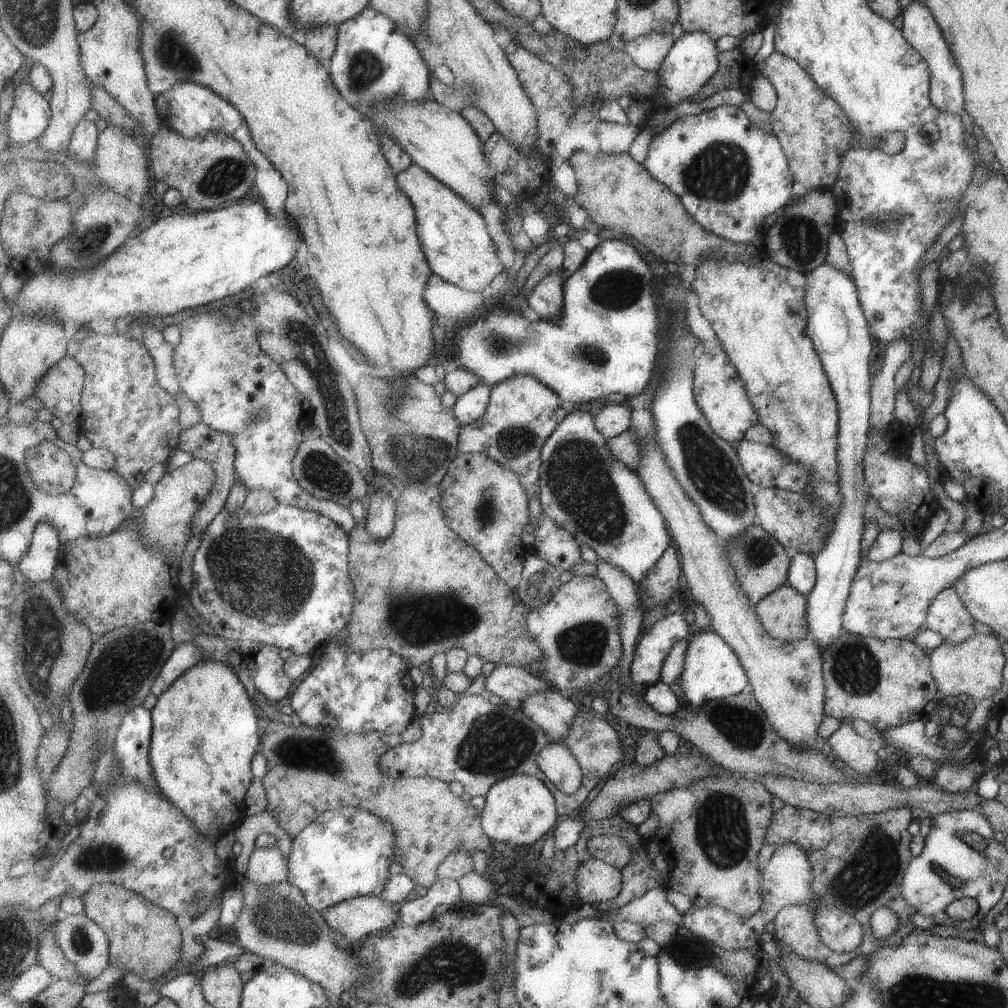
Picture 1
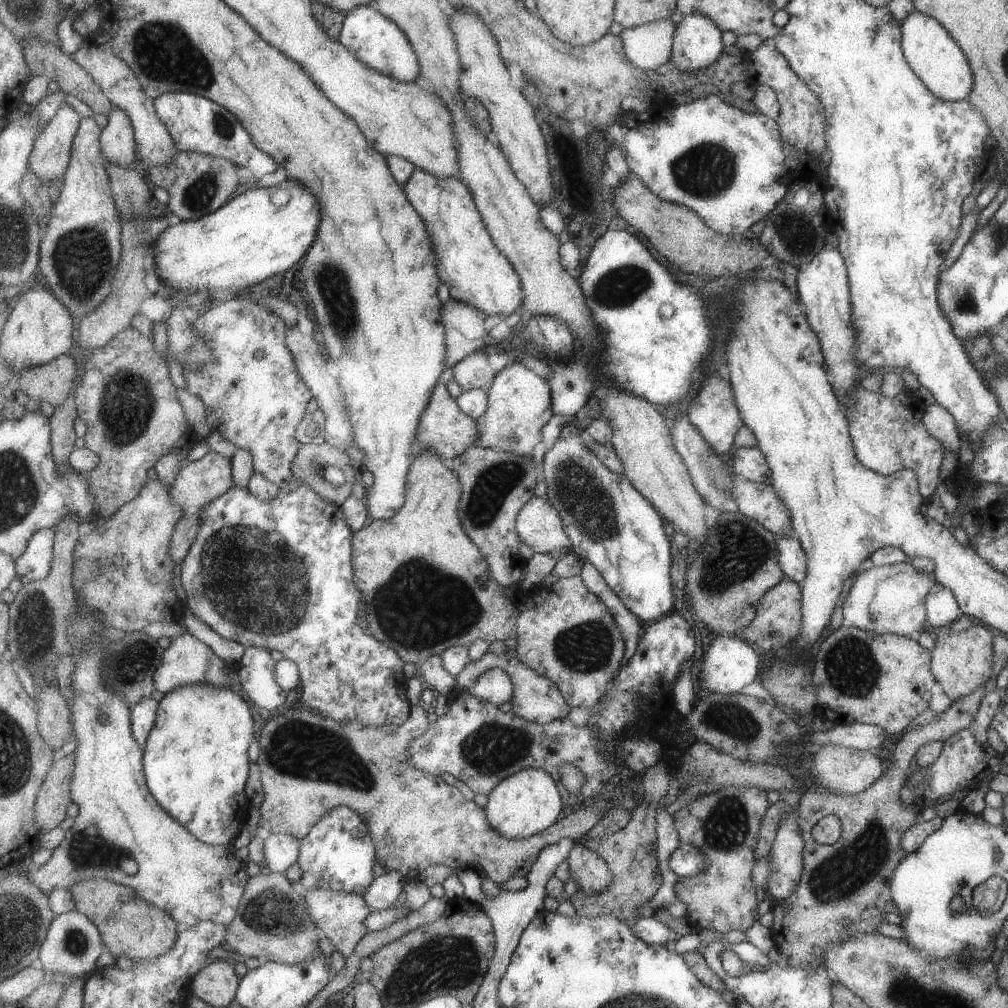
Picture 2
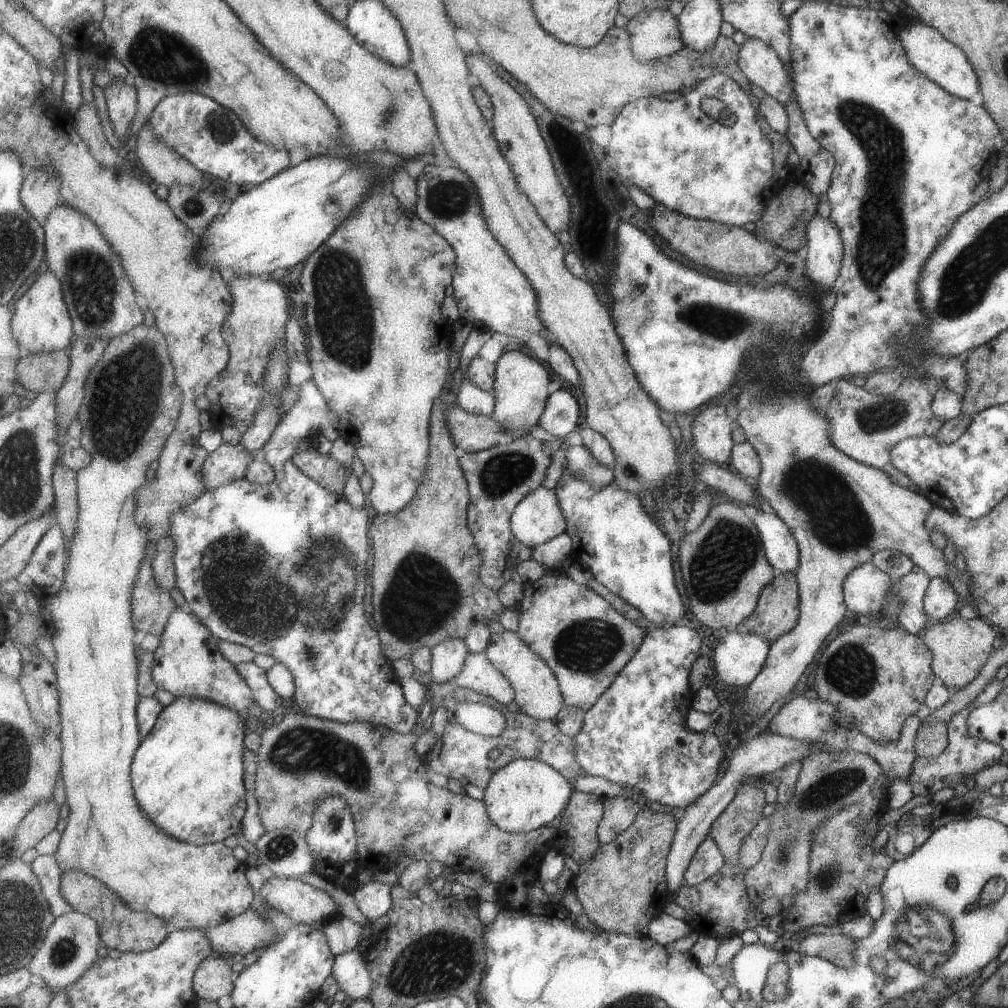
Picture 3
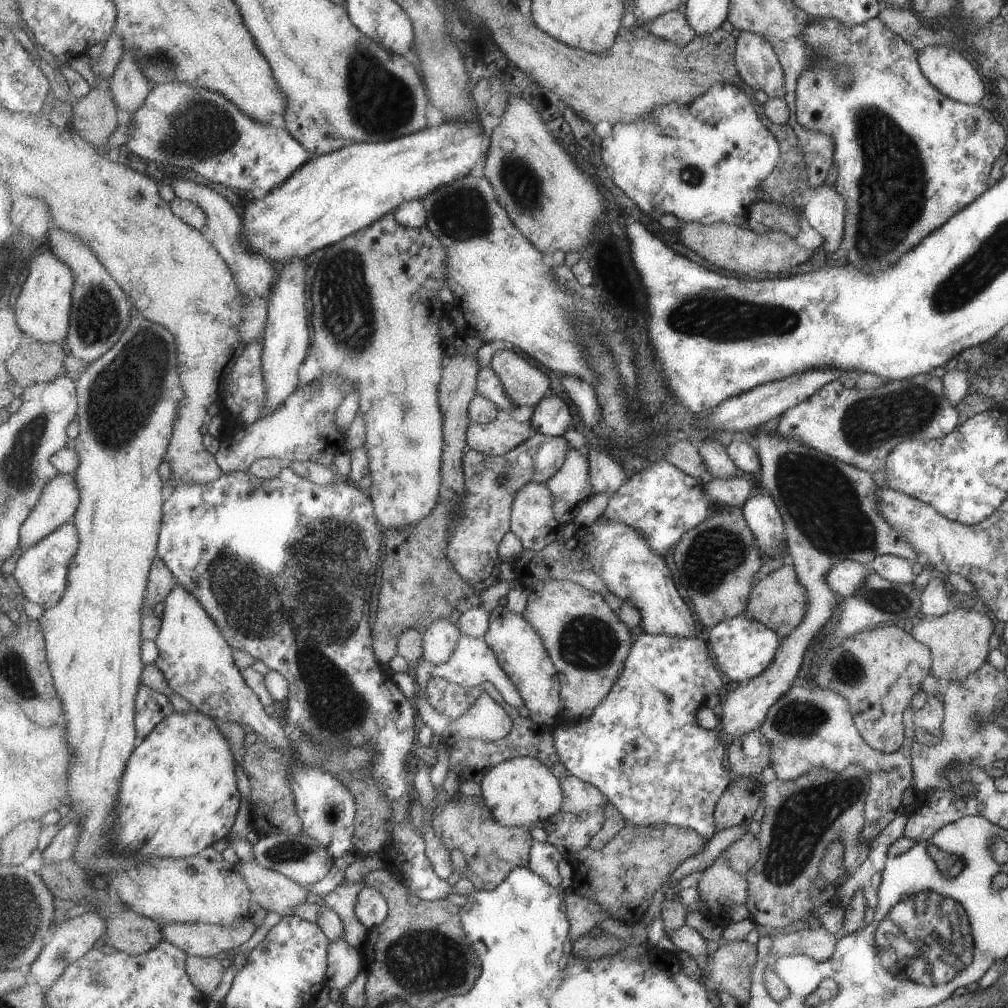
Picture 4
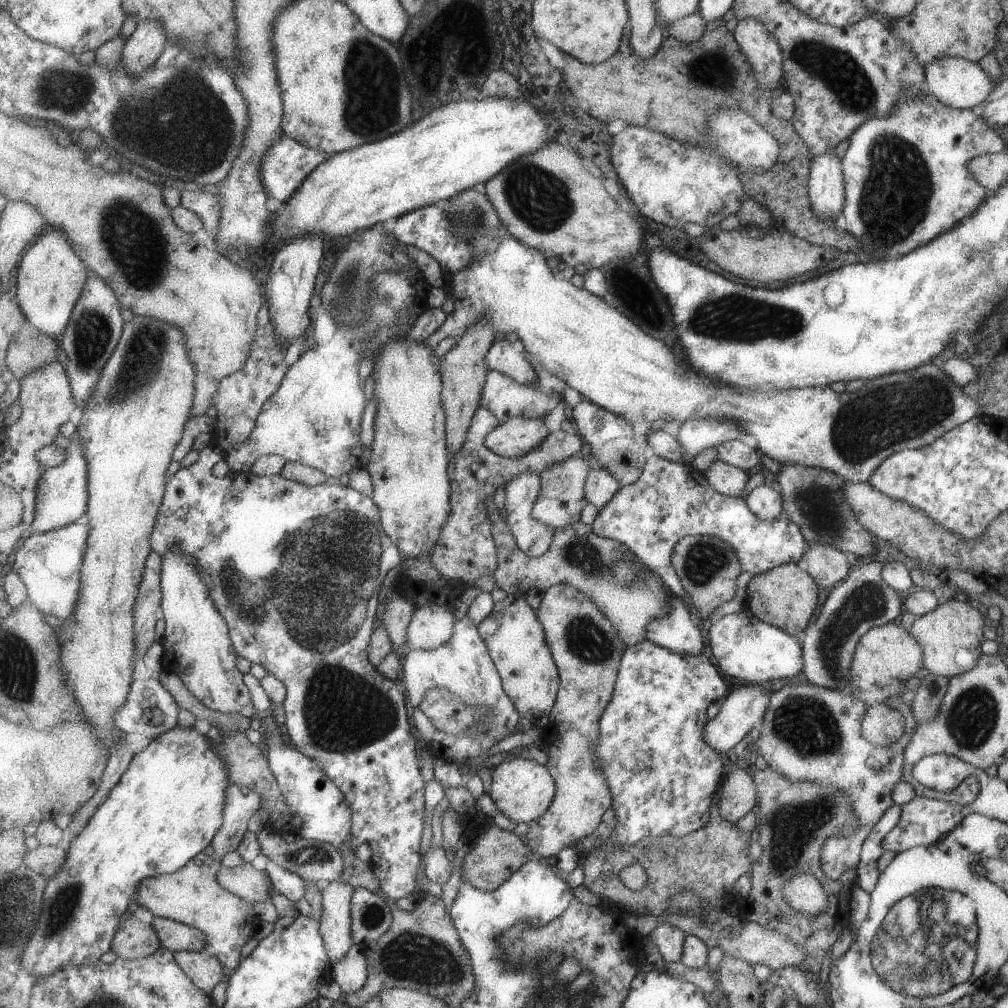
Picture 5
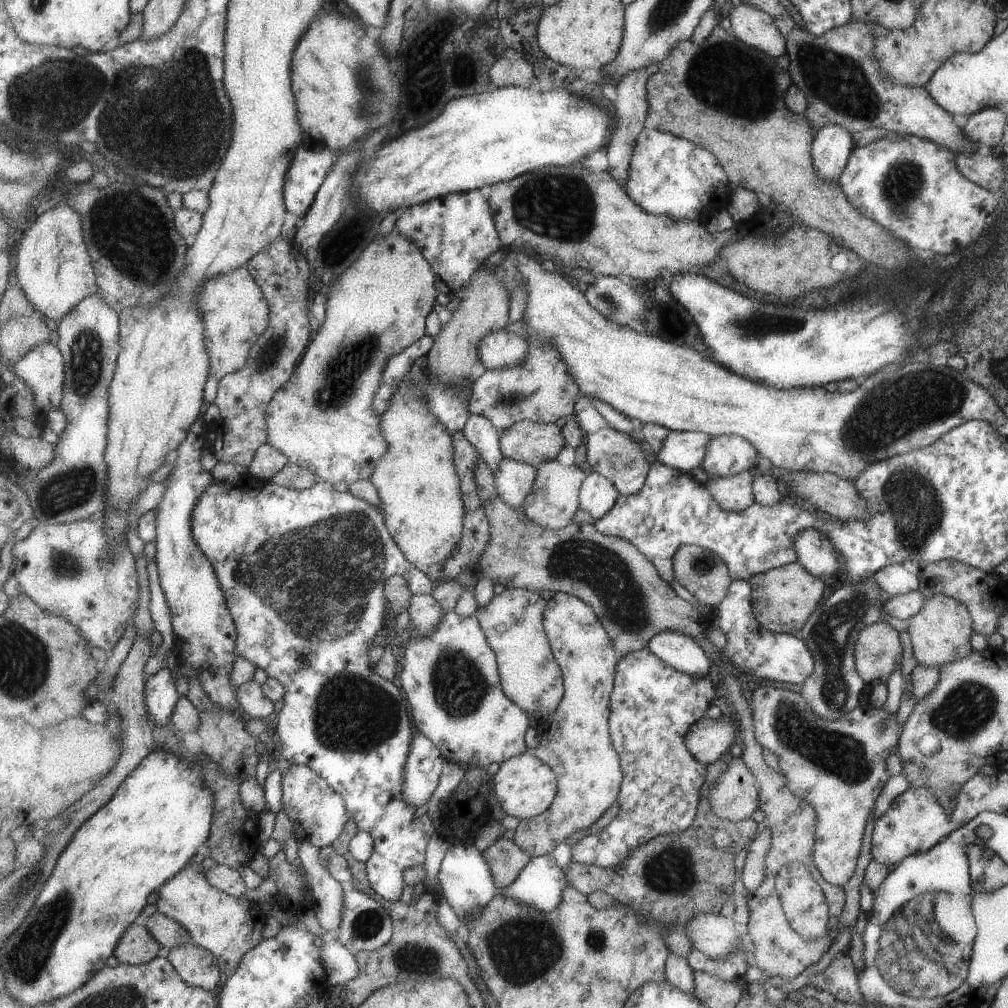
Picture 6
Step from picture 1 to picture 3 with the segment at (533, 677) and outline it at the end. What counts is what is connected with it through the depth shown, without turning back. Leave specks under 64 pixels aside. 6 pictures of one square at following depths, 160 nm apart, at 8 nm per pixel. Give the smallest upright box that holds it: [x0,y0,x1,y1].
[451,652,516,736]

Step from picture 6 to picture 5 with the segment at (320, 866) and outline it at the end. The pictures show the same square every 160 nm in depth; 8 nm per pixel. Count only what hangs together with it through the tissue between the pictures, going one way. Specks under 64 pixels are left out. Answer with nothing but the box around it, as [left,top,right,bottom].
[320,880,355,964]

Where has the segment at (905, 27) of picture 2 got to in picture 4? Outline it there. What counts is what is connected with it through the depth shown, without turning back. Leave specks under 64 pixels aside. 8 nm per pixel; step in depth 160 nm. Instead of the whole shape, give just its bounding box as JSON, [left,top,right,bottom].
[918,45,990,105]

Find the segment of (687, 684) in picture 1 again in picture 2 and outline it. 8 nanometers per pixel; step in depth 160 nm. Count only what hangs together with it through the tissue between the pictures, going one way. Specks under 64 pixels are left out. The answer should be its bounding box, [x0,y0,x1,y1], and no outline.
[699,635,763,695]

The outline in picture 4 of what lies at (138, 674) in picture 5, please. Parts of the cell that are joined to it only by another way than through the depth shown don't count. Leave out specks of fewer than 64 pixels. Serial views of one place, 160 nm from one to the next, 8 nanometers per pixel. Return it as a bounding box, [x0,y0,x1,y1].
[145,555,179,609]

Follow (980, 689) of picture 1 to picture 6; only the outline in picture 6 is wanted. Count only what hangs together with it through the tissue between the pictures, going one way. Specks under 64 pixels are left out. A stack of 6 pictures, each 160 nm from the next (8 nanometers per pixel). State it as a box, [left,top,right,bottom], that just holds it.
[906,594,974,667]

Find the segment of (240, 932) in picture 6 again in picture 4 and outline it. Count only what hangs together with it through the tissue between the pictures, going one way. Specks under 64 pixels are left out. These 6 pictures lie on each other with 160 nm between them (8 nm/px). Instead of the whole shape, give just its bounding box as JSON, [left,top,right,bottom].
[39,316,255,925]

